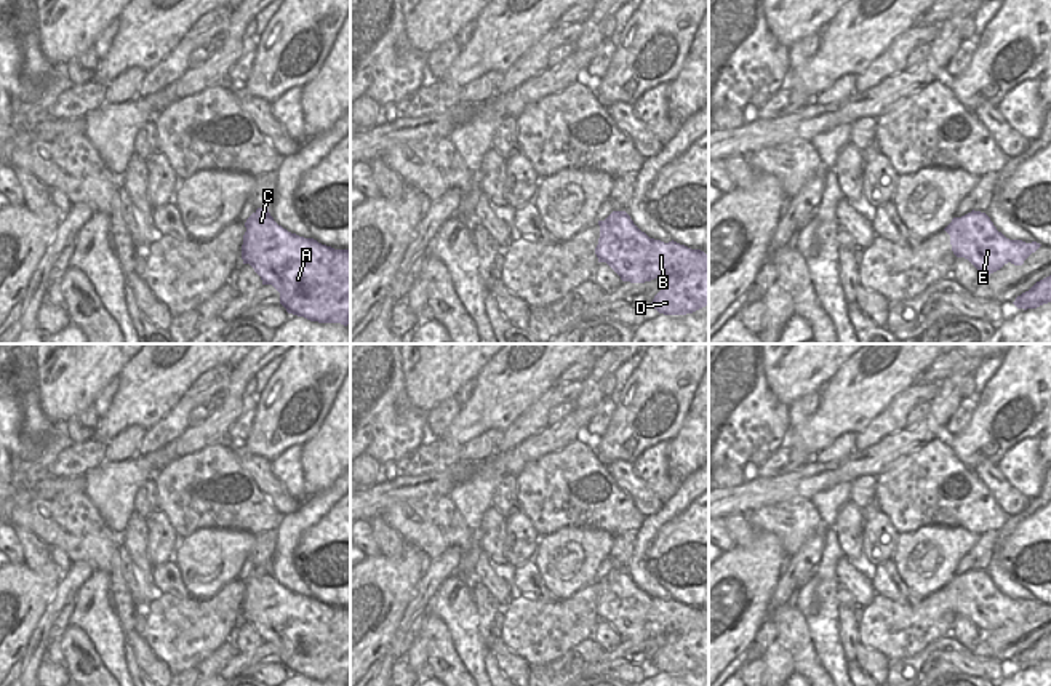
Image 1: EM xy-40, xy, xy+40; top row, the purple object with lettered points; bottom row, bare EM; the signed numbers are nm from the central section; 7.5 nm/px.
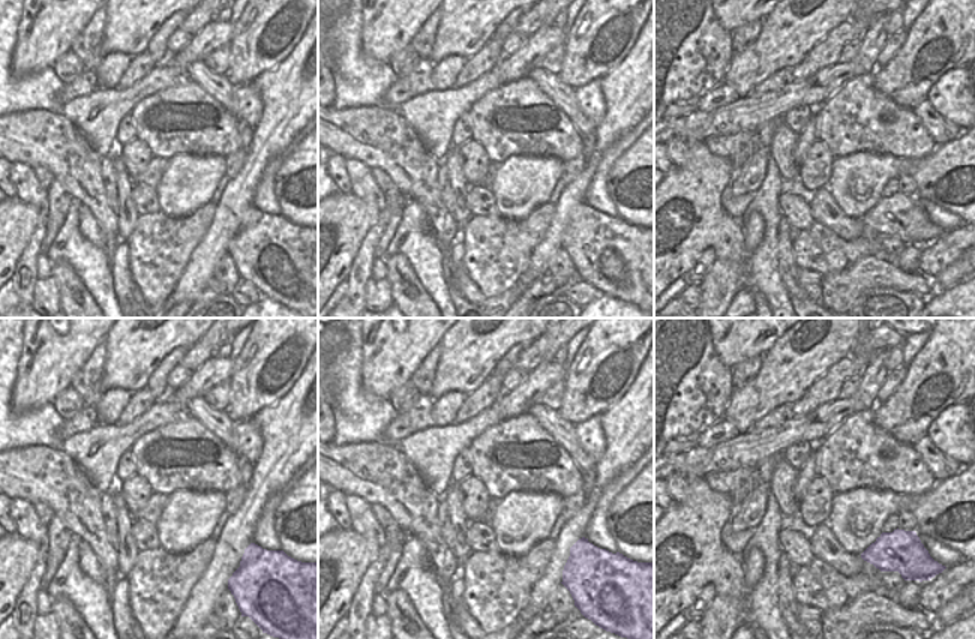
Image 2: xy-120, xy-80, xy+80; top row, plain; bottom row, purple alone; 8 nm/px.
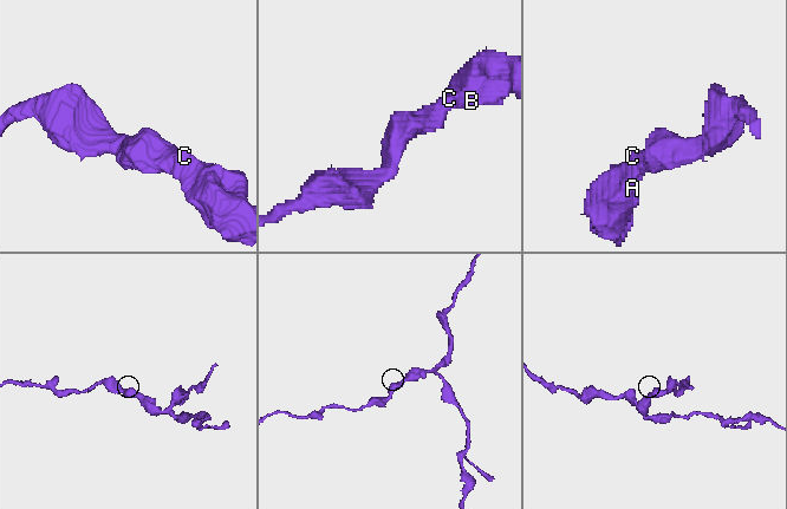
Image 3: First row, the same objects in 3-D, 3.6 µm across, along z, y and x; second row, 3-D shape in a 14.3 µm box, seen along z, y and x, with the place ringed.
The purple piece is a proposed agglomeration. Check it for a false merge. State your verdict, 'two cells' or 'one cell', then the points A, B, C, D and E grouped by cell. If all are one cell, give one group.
one cell | A B C D E

